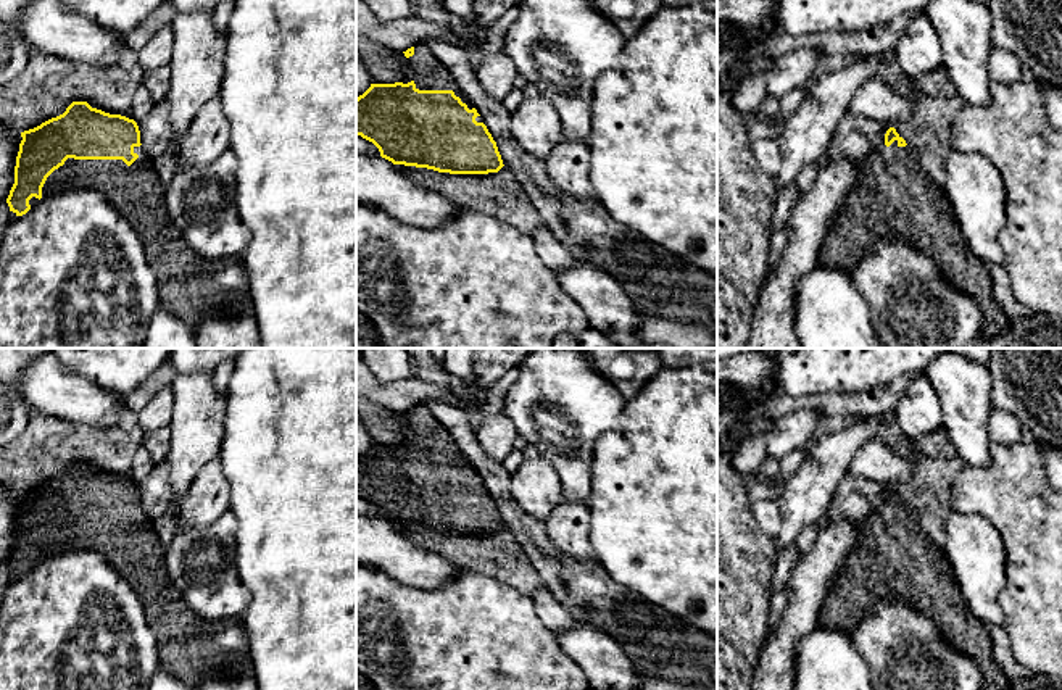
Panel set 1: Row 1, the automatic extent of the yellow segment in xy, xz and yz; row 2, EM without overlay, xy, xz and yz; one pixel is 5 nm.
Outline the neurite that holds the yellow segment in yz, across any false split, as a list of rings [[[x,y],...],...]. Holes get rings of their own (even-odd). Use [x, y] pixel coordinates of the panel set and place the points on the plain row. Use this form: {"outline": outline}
{"outline": [[[894,488],[886,492],[882,508],[857,524],[857,542],[827,592],[820,624],[848,632],[859,617],[873,613],[875,606],[886,598],[902,598],[909,606],[931,616],[949,643],[977,663],[981,672],[980,690],[1009,687],[1010,682],[993,656],[988,627],[964,600],[944,550],[928,537],[917,513]]]}

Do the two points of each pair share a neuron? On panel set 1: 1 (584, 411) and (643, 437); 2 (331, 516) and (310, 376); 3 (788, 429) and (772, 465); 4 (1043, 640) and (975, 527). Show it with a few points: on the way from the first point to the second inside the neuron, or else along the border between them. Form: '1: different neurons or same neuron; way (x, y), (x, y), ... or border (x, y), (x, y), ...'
1: different neurons; border (627, 402), (618, 424), (597, 440), (593, 457)
2: same neuron; way (331, 481), (331, 411)
3: different neurons; border (779, 458), (769, 458), (748, 481)
4: different neurons; border (1004, 542), (1006, 586), (999, 594), (1003, 616)

